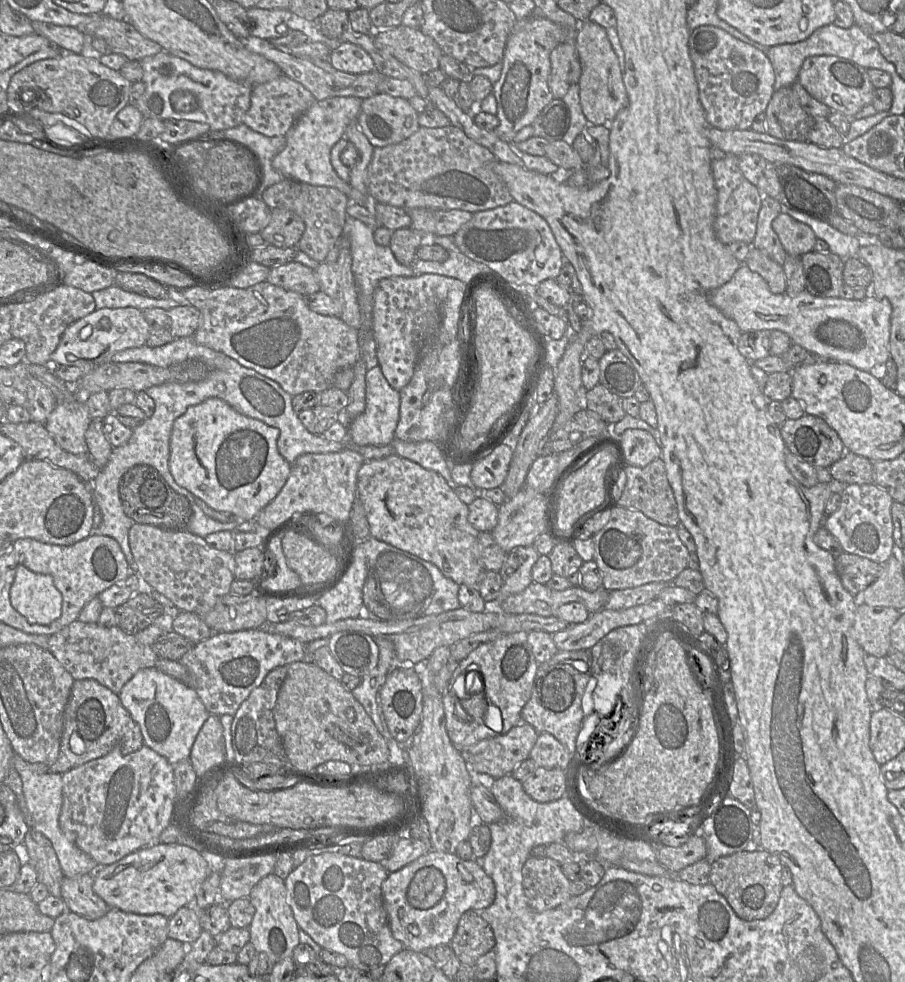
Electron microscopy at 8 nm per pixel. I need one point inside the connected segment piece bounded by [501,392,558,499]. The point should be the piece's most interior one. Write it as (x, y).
(537, 427)

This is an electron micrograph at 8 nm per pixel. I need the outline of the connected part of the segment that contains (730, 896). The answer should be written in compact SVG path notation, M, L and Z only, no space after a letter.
M765 850L741 851L711 862L709 883L725 897L737 916L743 920L767 918L776 908L783 886L781 860Z

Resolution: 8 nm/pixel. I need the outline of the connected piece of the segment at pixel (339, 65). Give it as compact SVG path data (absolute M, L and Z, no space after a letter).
M341 43L331 50L328 61L336 70L364 74L375 70L375 65L369 54L360 46L352 43Z

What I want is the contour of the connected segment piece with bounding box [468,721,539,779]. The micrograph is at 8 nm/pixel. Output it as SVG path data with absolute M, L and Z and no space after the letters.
M522 721L506 734L477 743L475 745L476 753L468 756L469 766L474 773L486 774L493 779L511 774L522 761L529 758L538 736L538 731L532 725Z

